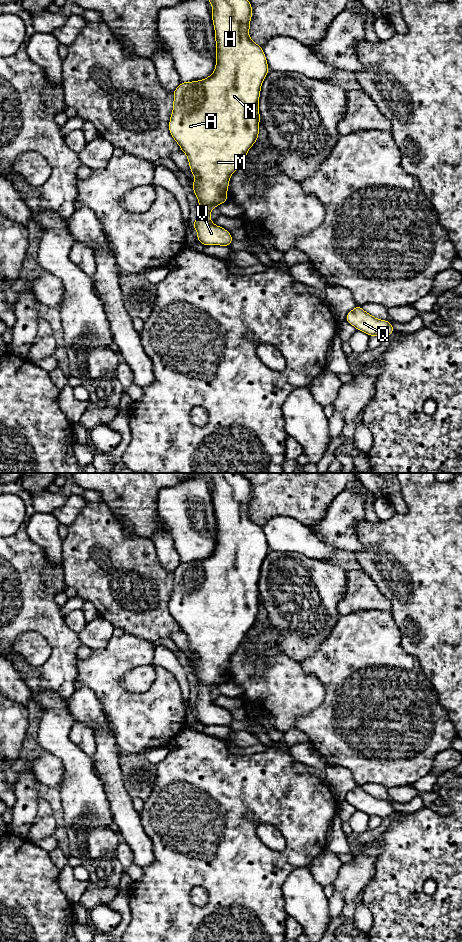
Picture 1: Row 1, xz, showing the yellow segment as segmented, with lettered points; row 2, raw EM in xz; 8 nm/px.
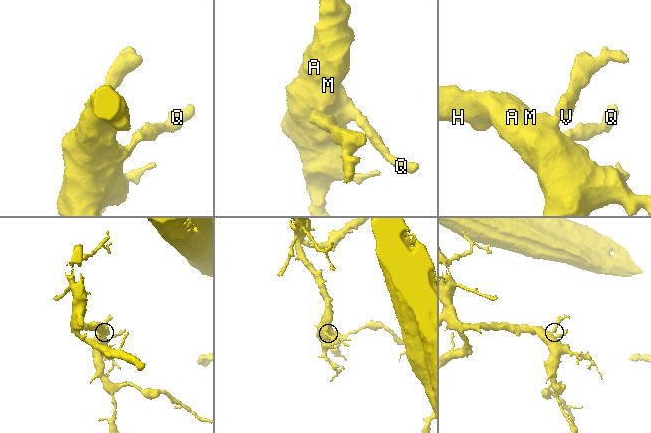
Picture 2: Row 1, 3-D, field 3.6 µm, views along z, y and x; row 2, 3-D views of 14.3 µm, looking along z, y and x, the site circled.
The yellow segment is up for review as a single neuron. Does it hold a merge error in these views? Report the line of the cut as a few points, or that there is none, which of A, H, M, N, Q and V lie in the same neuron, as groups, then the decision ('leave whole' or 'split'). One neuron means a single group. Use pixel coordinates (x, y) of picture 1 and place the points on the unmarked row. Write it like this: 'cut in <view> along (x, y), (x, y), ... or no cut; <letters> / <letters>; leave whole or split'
no cut; A H M N Q V; leave whole

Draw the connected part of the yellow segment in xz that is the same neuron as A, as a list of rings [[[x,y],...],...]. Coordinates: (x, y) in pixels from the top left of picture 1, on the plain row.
[[[206,473],[212,484],[212,500],[215,510],[216,545],[214,552],[205,559],[181,562],[174,570],[173,590],[169,601],[169,612],[181,631],[188,638],[190,650],[195,658],[191,663],[199,682],[199,695],[192,704],[197,711],[197,720],[205,726],[230,726],[233,718],[230,712],[215,705],[210,699],[211,690],[228,681],[227,671],[230,656],[245,640],[247,632],[259,616],[259,578],[261,565],[268,554],[269,547],[262,526],[253,522],[249,516],[252,485],[240,473]]]

